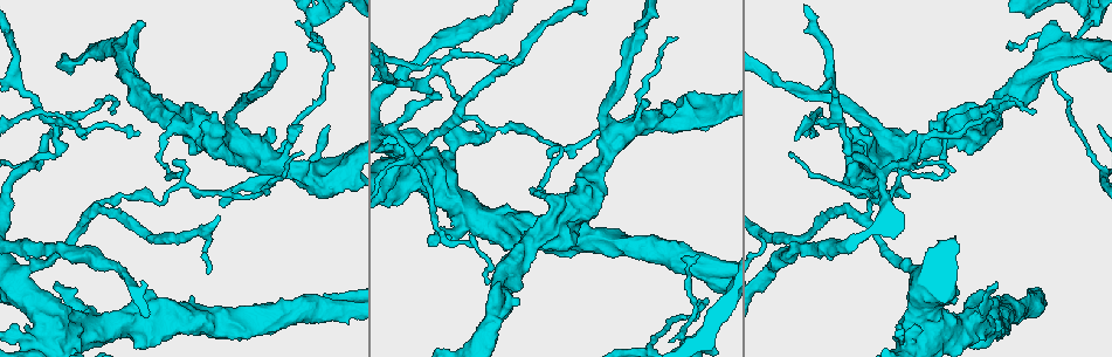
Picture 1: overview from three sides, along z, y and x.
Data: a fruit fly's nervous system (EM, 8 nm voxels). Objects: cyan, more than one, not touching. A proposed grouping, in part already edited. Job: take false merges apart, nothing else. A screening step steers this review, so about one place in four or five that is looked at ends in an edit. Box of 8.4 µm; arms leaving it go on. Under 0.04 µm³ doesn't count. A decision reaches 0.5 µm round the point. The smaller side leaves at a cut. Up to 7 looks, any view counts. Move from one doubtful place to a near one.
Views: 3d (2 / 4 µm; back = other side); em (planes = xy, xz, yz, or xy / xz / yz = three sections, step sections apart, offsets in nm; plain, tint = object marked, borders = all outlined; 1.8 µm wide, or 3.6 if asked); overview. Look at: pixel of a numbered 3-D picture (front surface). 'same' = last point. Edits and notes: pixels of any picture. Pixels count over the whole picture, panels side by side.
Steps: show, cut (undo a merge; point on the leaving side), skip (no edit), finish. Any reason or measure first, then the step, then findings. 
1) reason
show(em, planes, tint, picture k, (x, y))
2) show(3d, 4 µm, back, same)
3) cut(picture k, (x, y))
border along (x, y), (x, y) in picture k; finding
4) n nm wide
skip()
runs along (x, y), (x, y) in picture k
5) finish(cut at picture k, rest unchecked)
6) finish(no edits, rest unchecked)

thick turns thin
show(3d, 4 µm, back, picture 1, (959, 126))

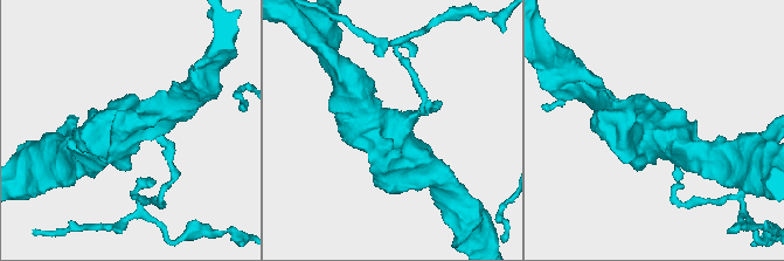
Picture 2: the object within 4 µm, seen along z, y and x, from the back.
show(em, 3.6 µm, planes, tint, picture 2, (397, 125))

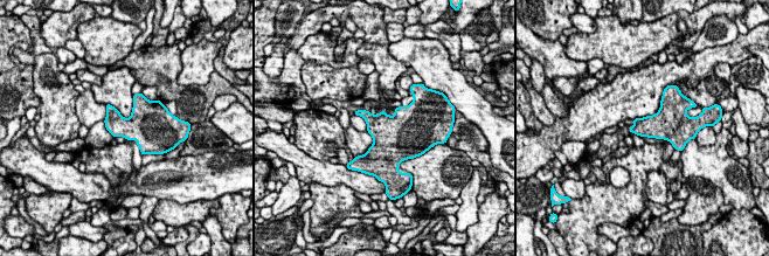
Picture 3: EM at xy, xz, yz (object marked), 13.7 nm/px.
skip()
all the same neuron

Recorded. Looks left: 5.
sharp bend
show(3d, 2 µm, picture 1, (912, 167))

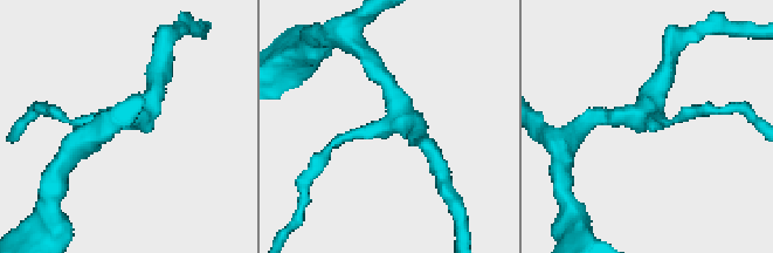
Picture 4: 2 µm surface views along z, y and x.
shape alone is not enough
show(em, xy, step 4, tint, picture 4, (655, 119))

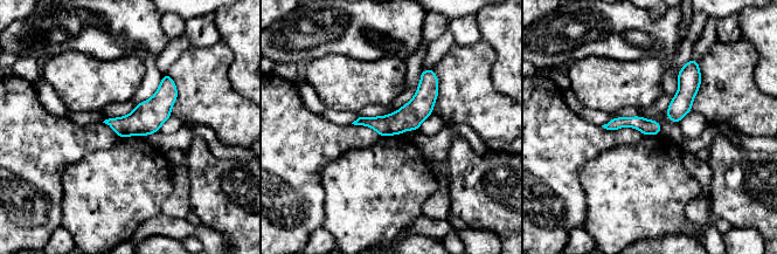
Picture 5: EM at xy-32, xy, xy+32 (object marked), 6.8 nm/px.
show(em, xz, step 16, tint, same)

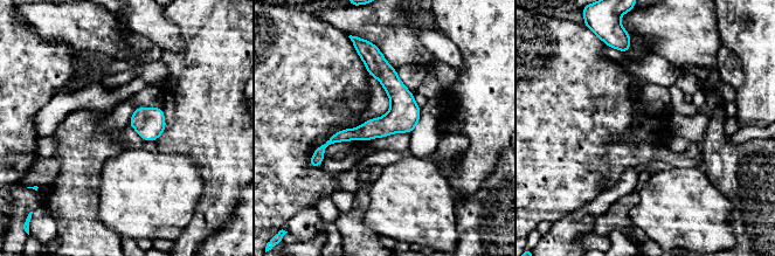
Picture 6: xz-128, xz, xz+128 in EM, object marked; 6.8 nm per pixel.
70 nm wide
skip()
continuous, no second neuron

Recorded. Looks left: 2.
arms part here
show(em, xy, step 4, tint, picture 1, (866, 220))

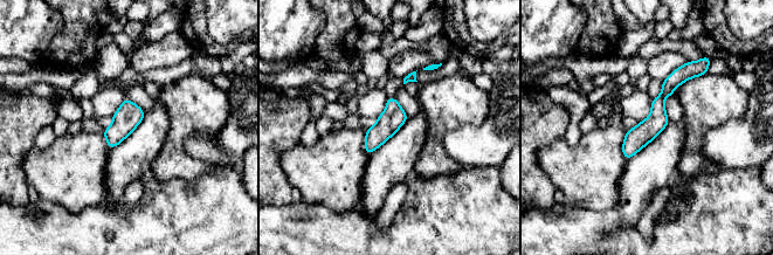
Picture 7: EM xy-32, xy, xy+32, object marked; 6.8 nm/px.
show(em, planes, tint, same)

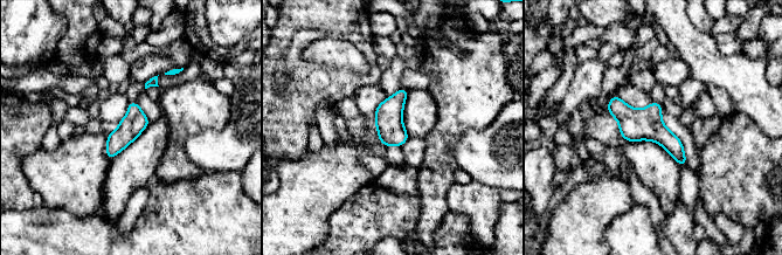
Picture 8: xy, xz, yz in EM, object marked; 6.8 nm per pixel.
skip()
runs along (611, 102), (683, 162) in picture 8; all the same neuron

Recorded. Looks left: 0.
finish(no edits, rest unchecked)

